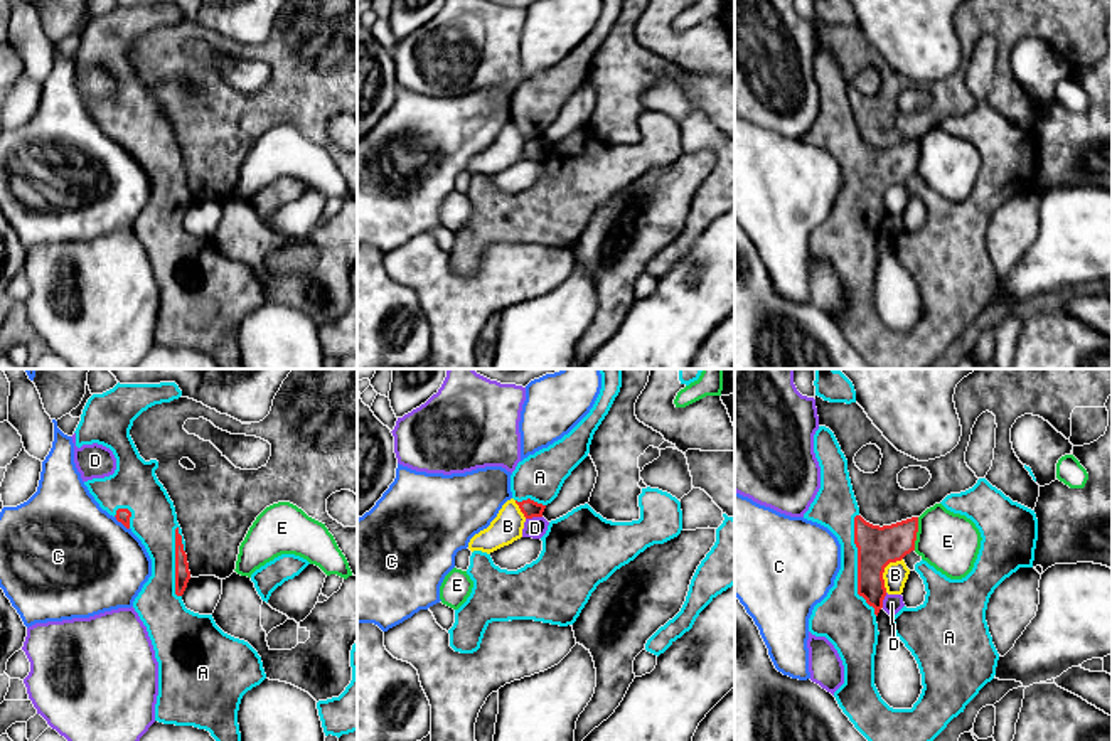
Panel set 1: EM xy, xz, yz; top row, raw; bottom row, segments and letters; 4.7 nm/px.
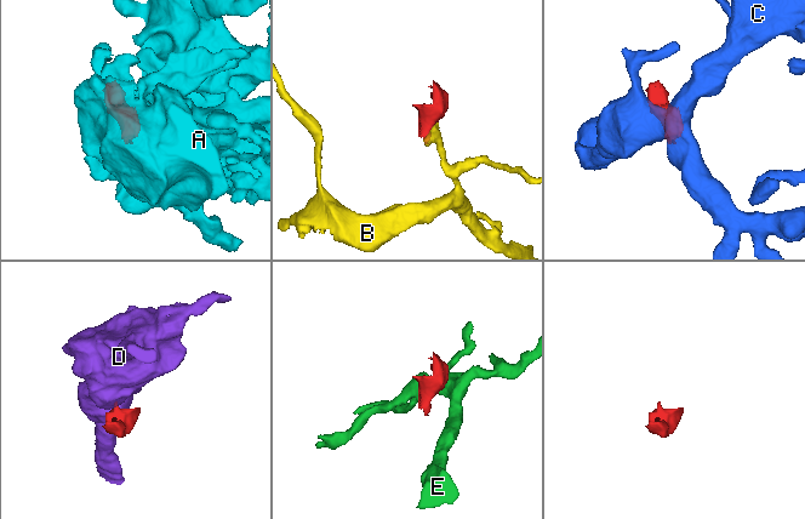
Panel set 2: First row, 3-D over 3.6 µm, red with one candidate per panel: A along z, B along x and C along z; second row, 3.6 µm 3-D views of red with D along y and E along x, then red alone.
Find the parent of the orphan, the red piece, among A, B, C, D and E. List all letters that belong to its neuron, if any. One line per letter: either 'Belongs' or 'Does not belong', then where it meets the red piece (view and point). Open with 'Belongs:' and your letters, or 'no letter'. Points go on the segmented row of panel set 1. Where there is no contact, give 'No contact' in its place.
Belongs: A
A: Belongs. Touches red at yz (858, 565)
B: Does not belong. Touches red at yz (883, 571)
C: Does not belong. Touches red at xy (122, 522)
D: Does not belong. Touches red at xz (533, 516)
E: Does not belong. Touches red at yz (915, 534)

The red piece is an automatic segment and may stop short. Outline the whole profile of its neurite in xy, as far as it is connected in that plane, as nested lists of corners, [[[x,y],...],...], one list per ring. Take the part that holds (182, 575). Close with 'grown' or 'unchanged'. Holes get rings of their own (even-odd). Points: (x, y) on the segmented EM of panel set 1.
[[[118,382],[103,394],[93,394],[74,431],[76,446],[98,443],[113,451],[115,473],[88,480],[84,485],[103,510],[142,541],[152,559],[152,576],[135,598],[133,608],[147,626],[158,662],[155,721],[206,729],[216,741],[241,741],[238,711],[243,696],[266,679],[261,657],[248,642],[224,633],[212,615],[199,615],[185,608],[182,594],[190,571],[175,507],[155,475],[158,461],[145,461],[130,436],[133,421],[143,411],[180,396],[182,391],[175,382]]]; grown

